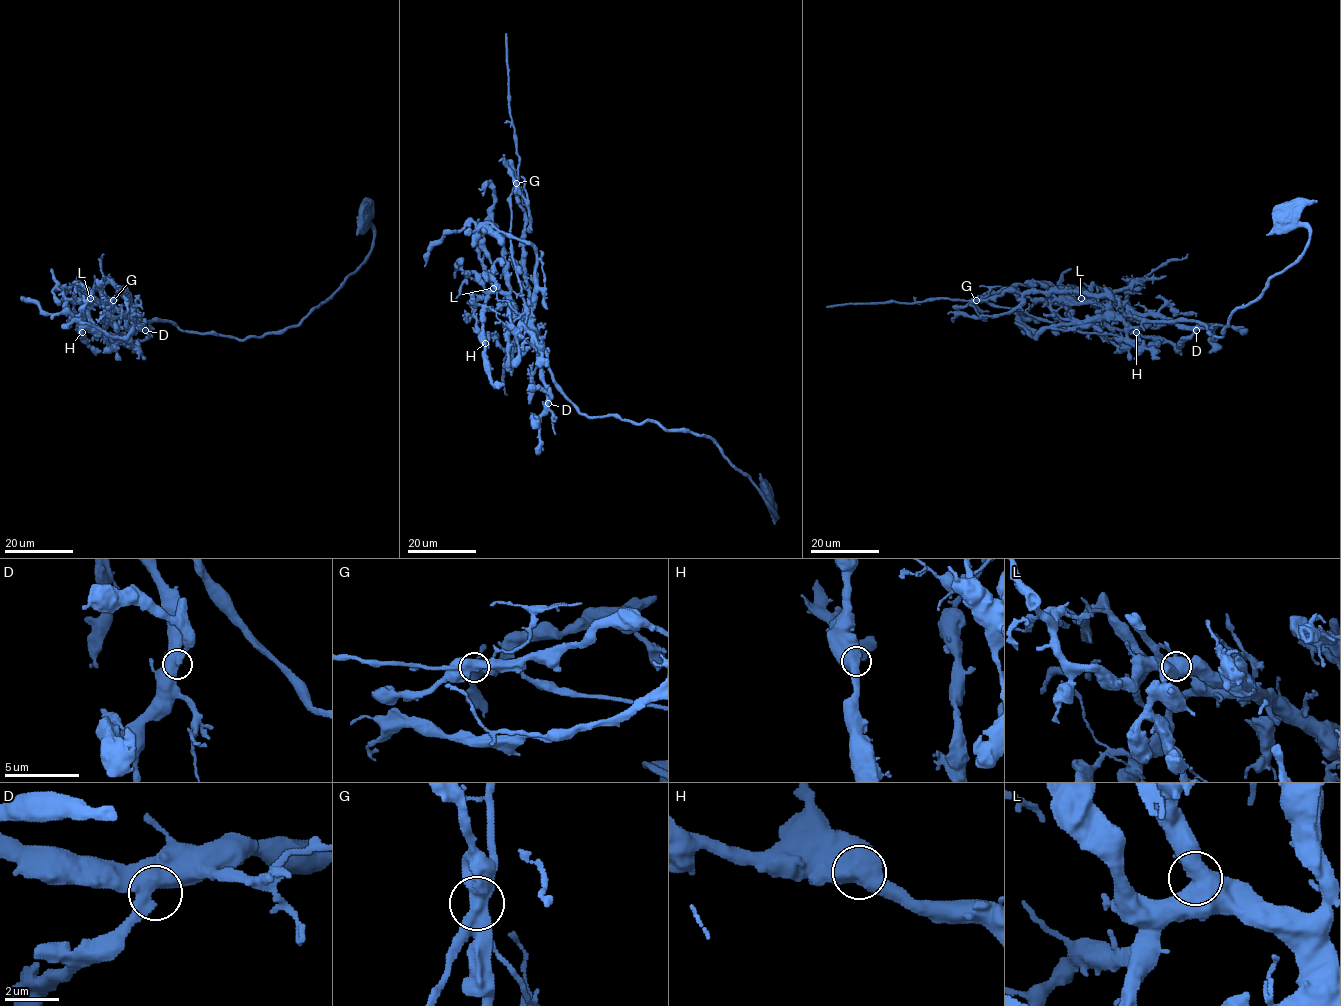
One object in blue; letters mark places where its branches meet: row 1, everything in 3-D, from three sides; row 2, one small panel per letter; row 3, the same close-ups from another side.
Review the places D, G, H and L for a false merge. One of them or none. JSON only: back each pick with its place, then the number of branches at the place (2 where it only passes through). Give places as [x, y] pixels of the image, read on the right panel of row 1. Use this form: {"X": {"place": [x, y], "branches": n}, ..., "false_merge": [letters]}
{"G": {"place": [976, 300], "branches": 2}, "false_merge": ["G"]}

